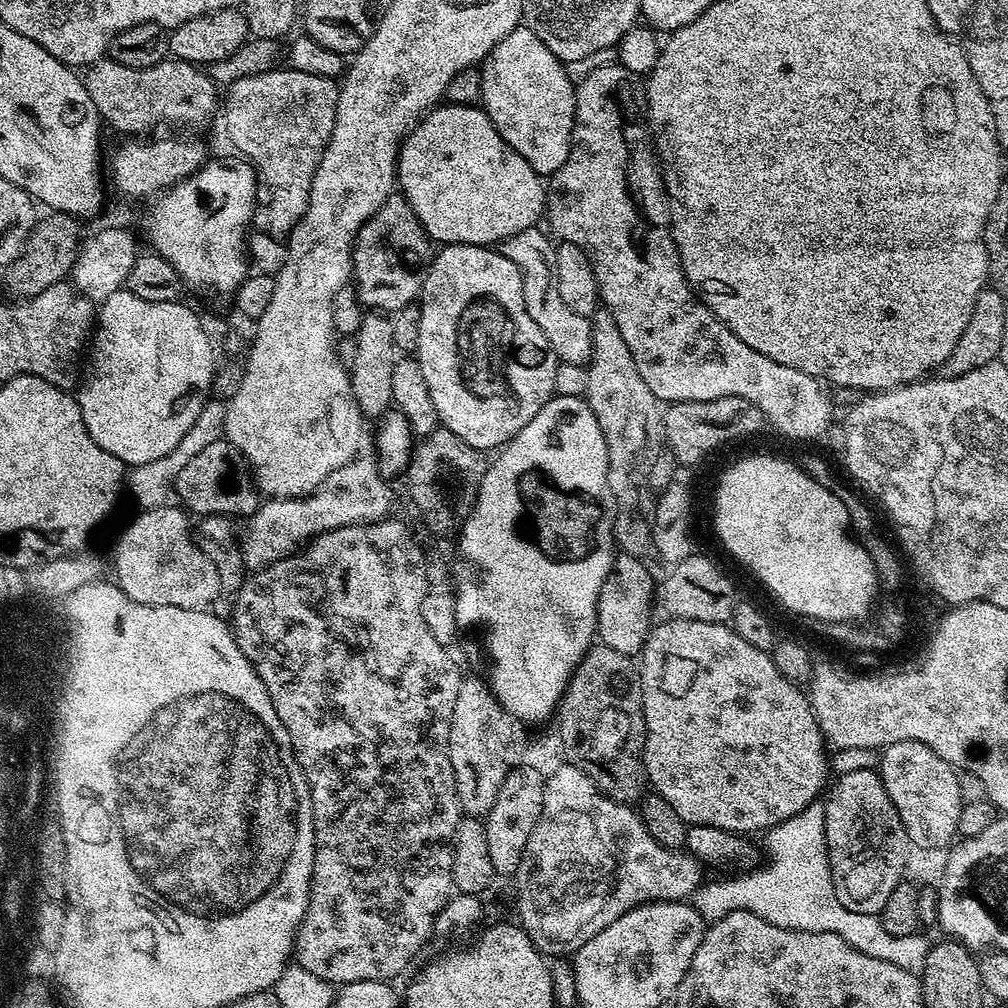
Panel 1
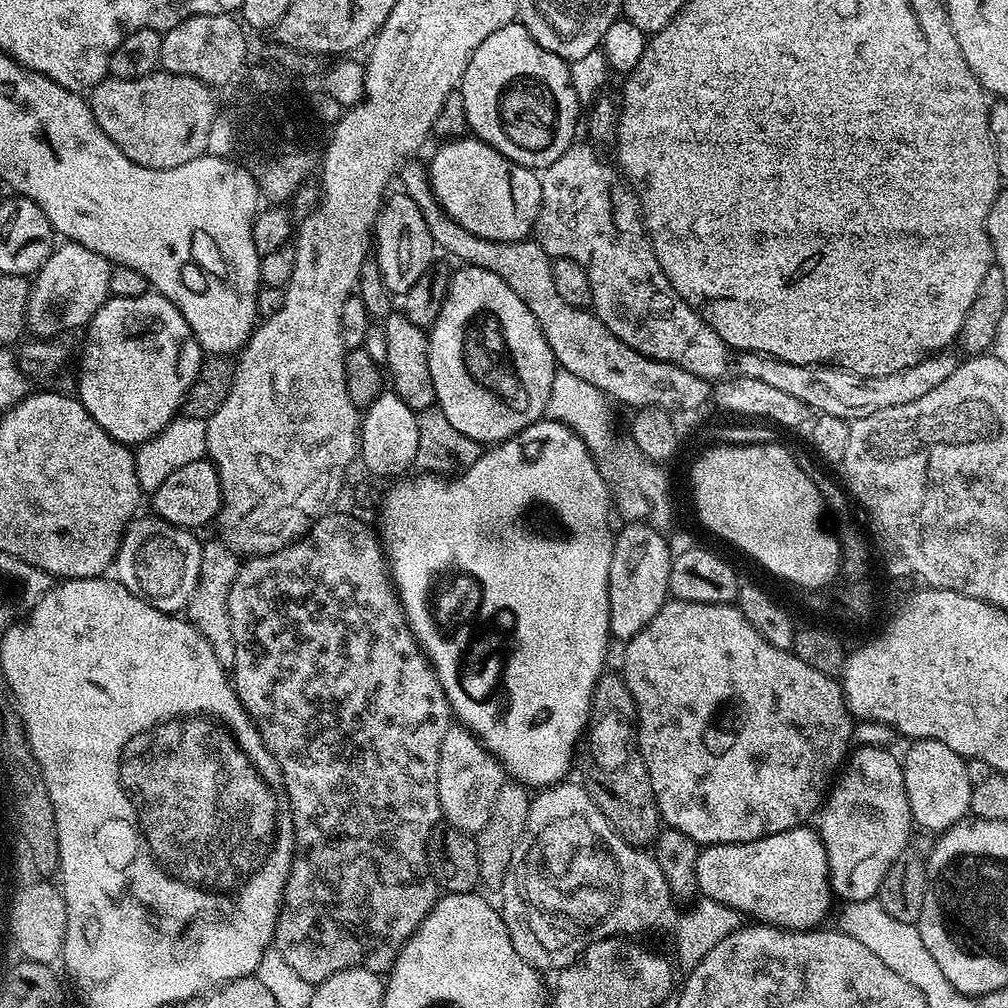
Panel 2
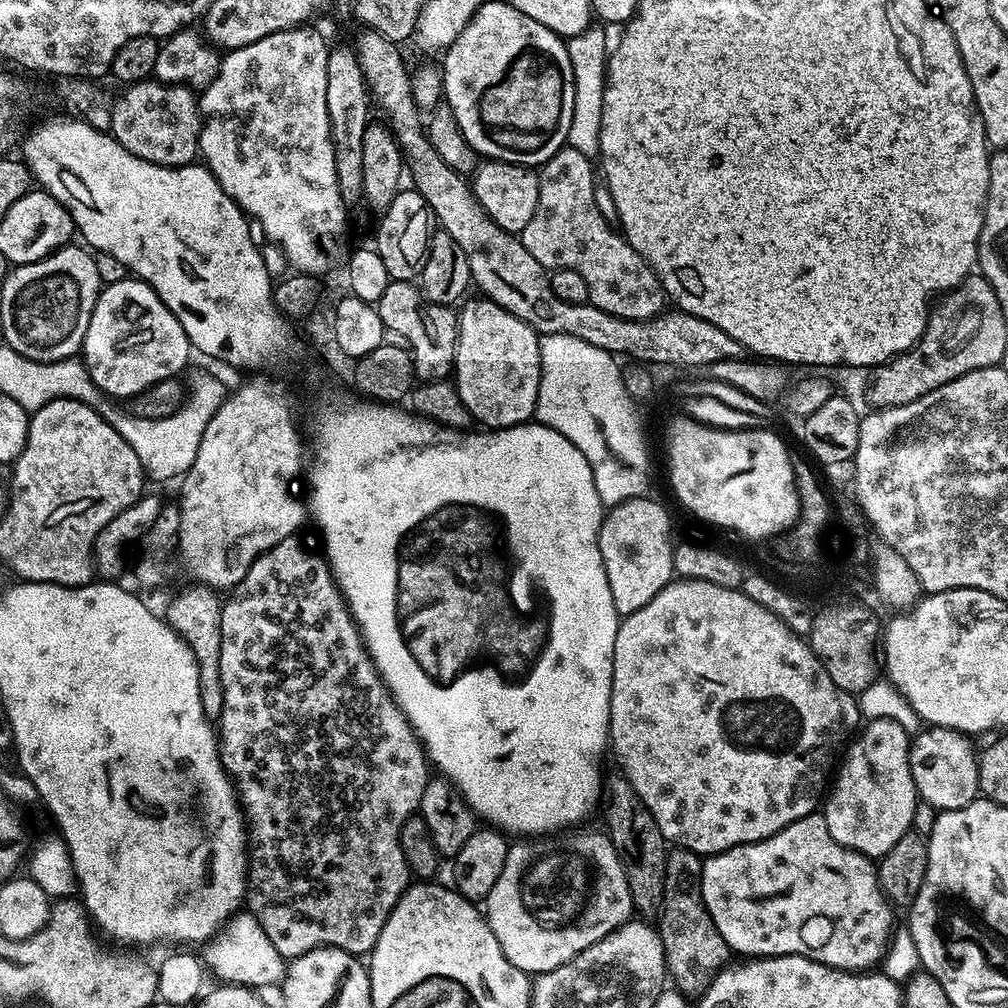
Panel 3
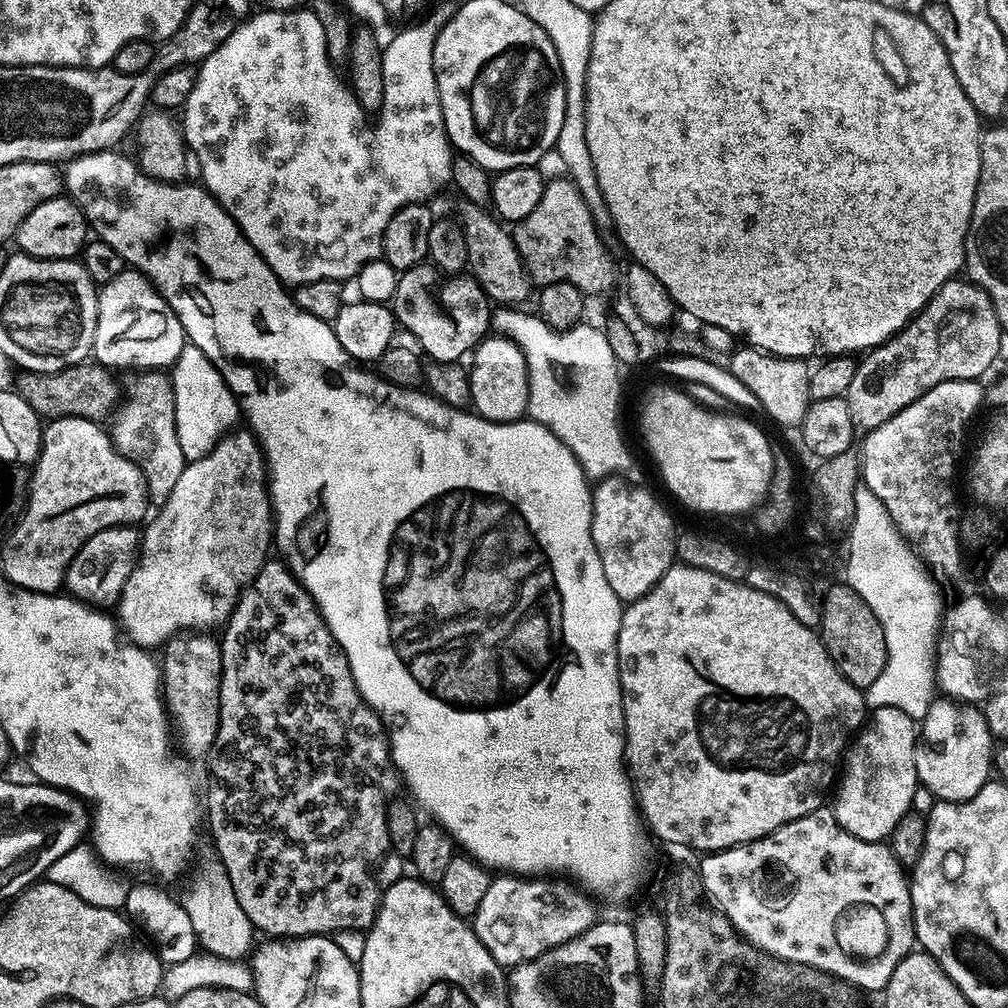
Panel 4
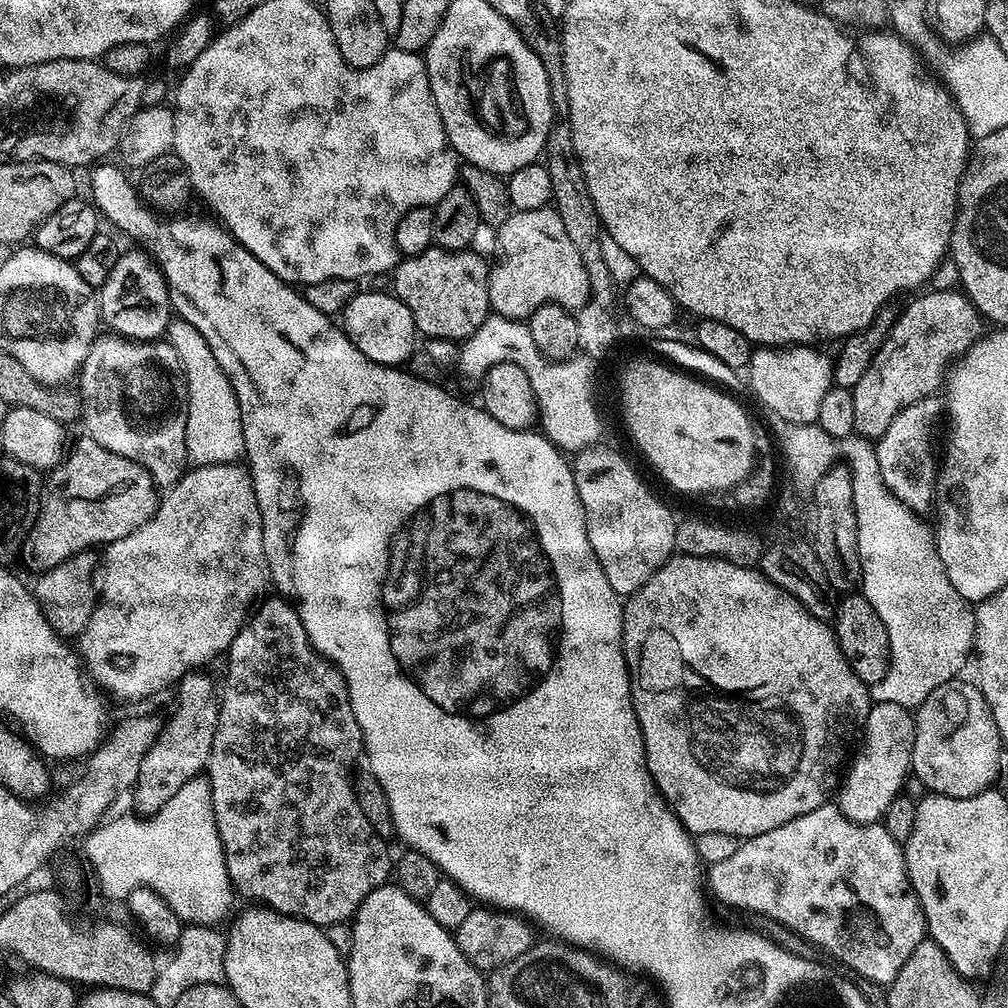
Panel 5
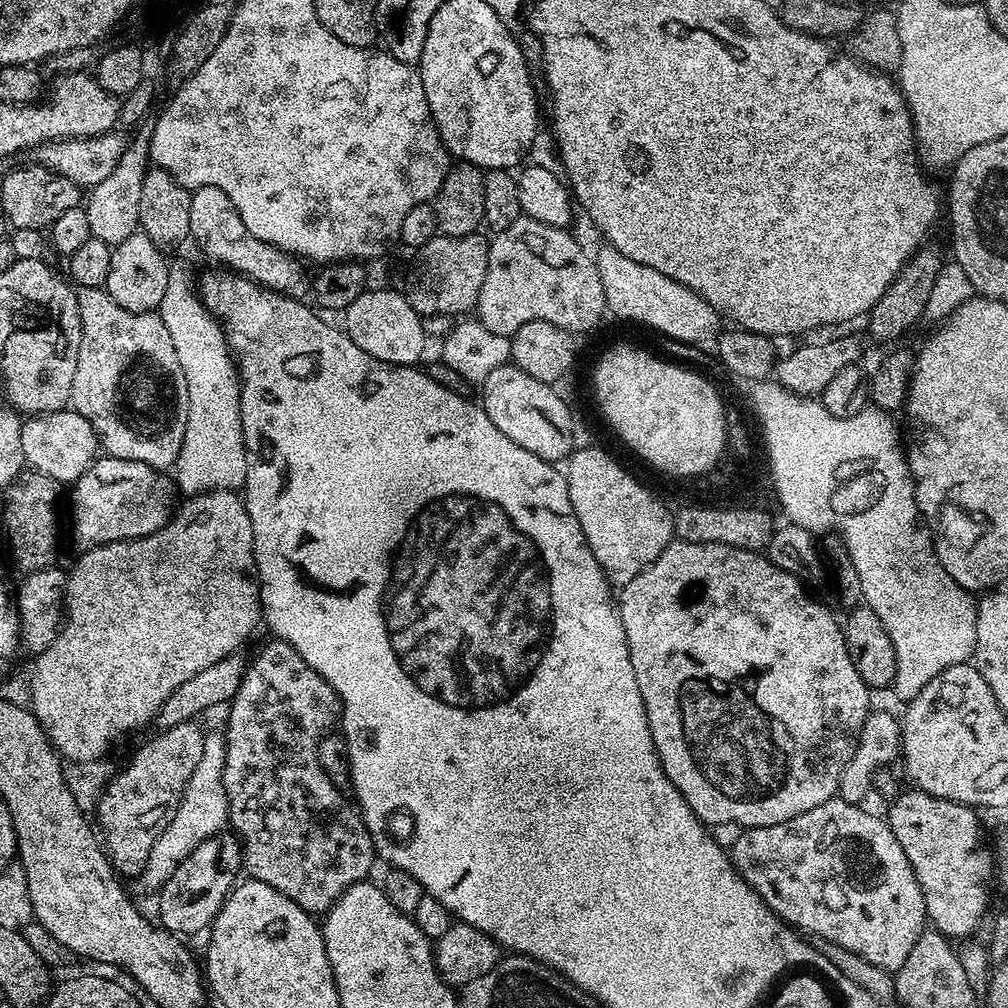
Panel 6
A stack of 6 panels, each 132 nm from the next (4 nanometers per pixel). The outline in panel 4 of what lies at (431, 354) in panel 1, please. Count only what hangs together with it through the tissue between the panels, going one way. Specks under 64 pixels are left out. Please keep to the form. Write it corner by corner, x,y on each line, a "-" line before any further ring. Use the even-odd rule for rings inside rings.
501,334
485,335
471,353
471,360
468,381
476,415
499,424
521,419
528,410
528,367
517,344

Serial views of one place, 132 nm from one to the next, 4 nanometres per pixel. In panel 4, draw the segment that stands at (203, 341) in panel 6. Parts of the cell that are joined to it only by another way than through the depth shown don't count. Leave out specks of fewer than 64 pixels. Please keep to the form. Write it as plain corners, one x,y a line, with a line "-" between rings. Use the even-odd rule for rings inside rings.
185,343
170,369
170,375
170,383
174,390
178,446
182,448
185,461
191,462
210,454
216,441
237,427
236,419
239,421
242,413
236,395
232,393
230,386
226,386
214,362
210,362
210,358
206,358
206,354
198,350
198,346

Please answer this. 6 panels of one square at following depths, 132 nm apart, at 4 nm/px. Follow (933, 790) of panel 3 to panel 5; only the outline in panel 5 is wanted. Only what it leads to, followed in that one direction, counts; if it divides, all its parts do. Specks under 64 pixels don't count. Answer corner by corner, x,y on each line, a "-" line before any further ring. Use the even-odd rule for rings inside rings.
959,678
947,680
914,712
916,733
912,772
937,796
970,798
993,787
1000,772
1001,738
986,698

